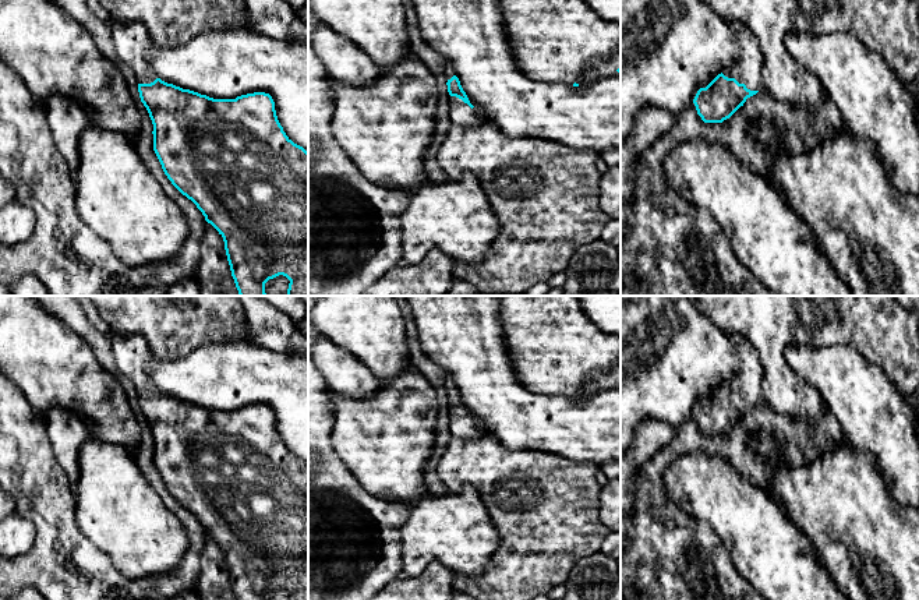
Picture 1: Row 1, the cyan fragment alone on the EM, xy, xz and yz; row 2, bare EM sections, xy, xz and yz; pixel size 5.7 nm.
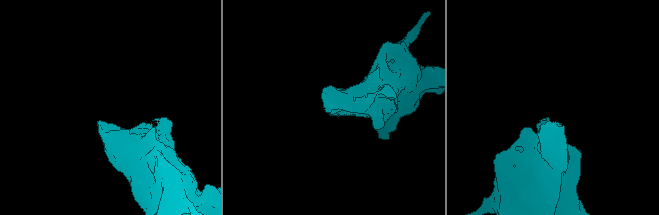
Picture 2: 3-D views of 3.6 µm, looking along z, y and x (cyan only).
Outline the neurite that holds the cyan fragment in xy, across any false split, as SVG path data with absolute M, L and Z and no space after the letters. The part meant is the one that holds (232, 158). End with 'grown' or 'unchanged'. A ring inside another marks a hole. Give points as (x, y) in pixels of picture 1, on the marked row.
M112 18L110 29L119 60L126 63L138 78L139 98L153 124L153 151L162 165L162 169L172 184L197 205L205 216L205 220L211 223L223 237L227 261L238 294L266 296L265 283L269 279L283 275L290 280L286 296L308 296L308 152L303 147L294 144L283 131L283 127L276 116L272 96L265 92L254 92L237 96L236 99L213 99L206 95L167 84L153 73L148 63L148 52L153 47L153 43L149 38L146 27L142 22L117 22Z; grown

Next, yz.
M728 22L739 45L739 61L725 68L693 99L704 123L722 123L761 87L763 53L759 40L739 22Z; grown

